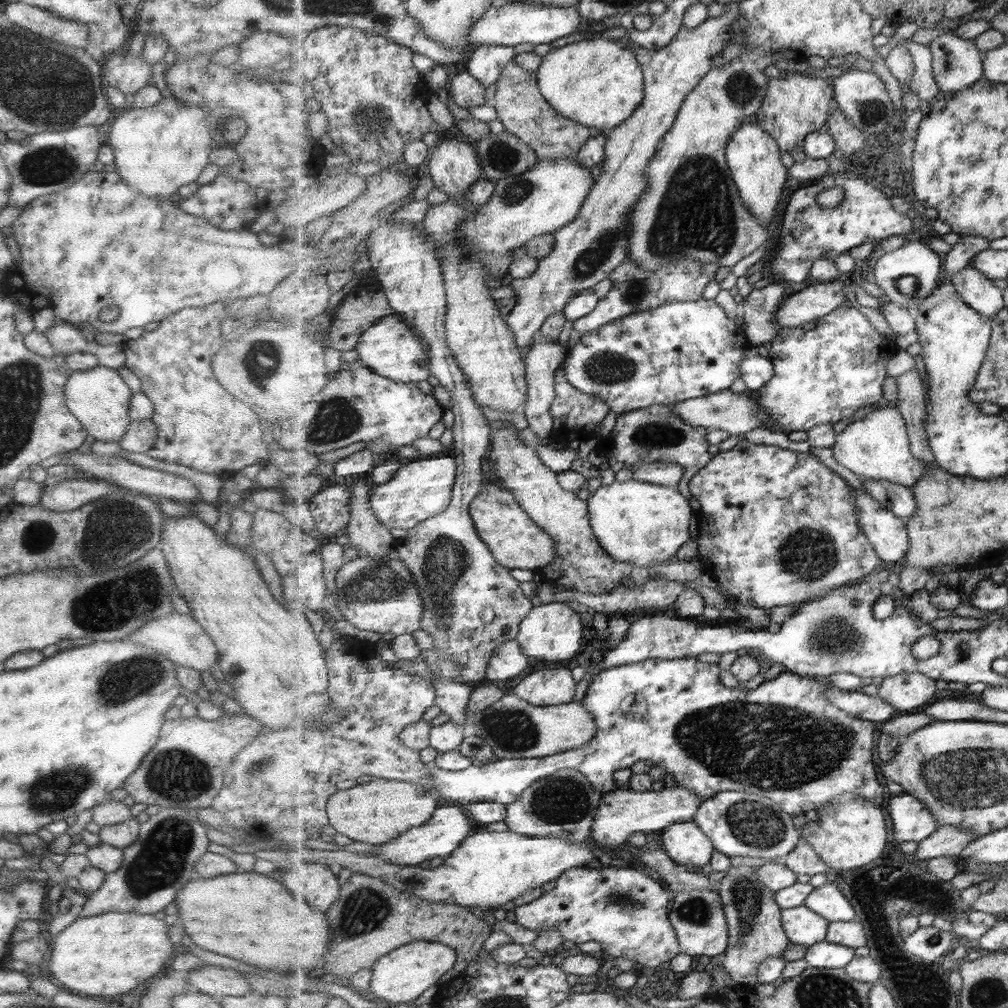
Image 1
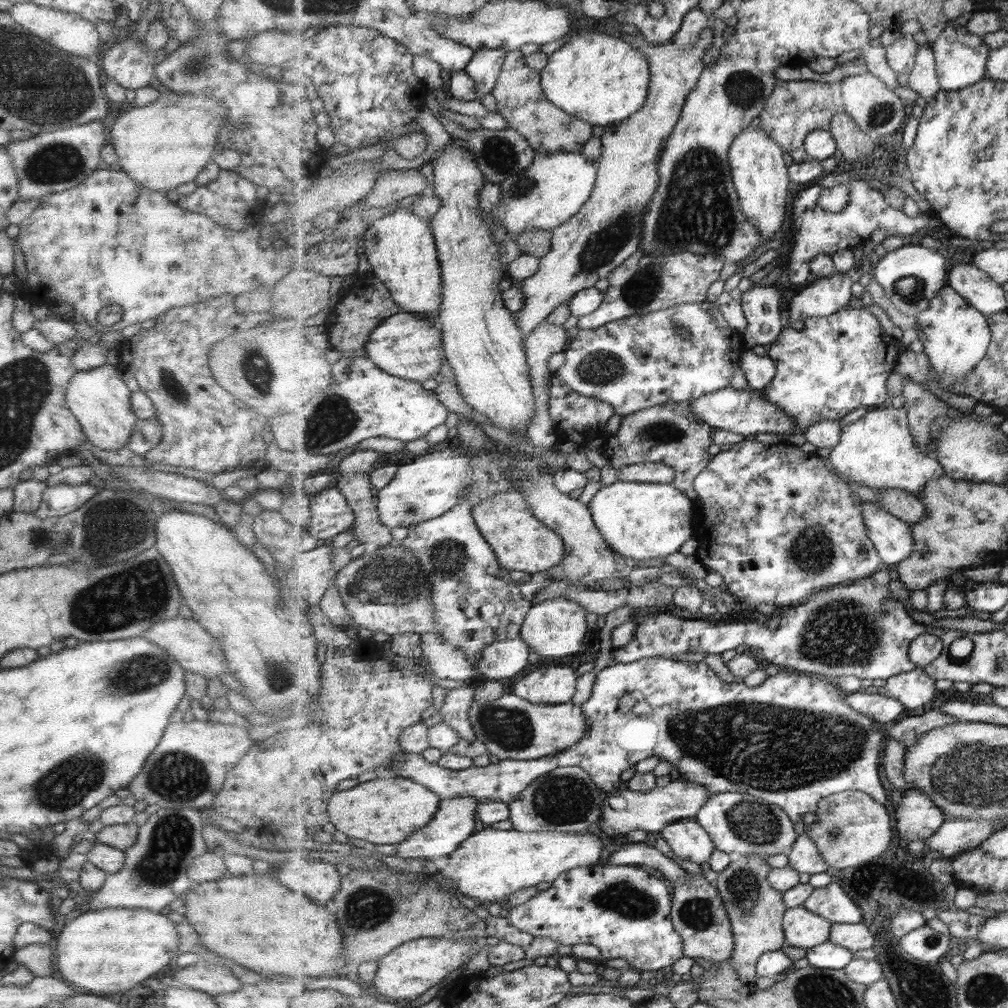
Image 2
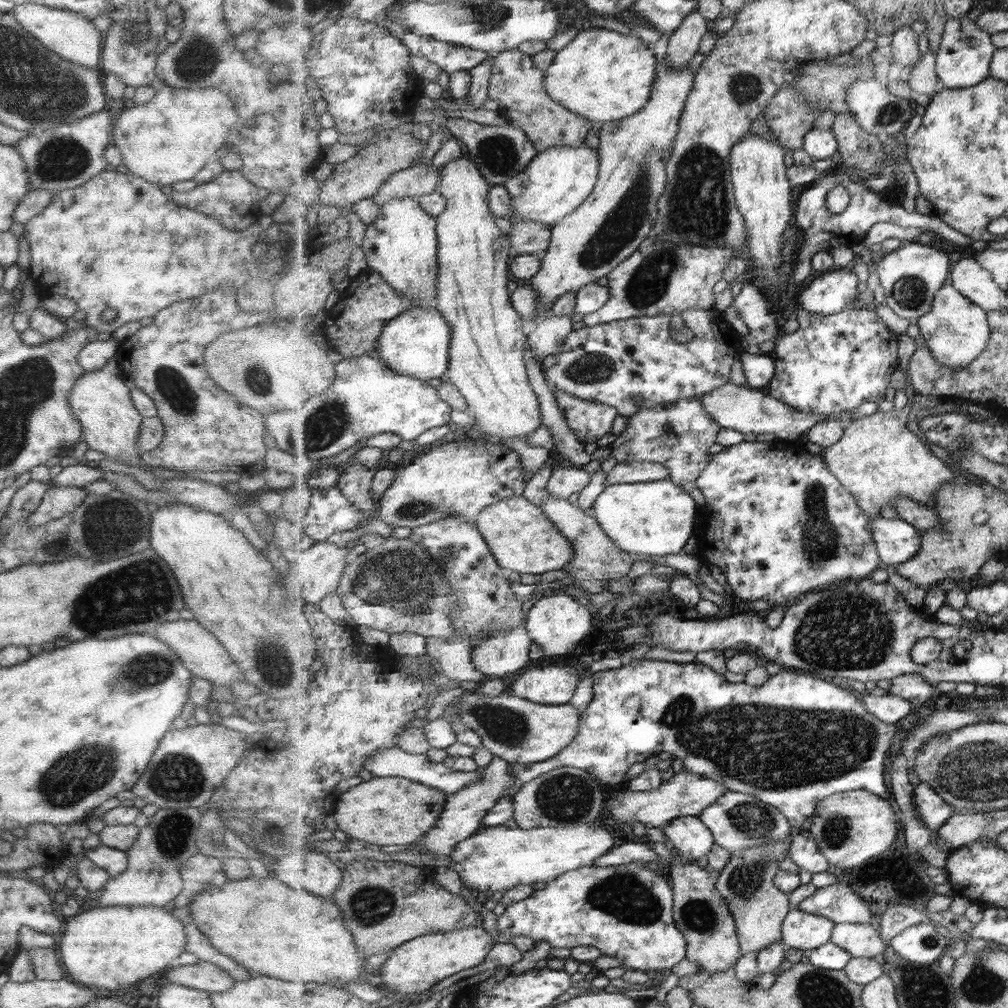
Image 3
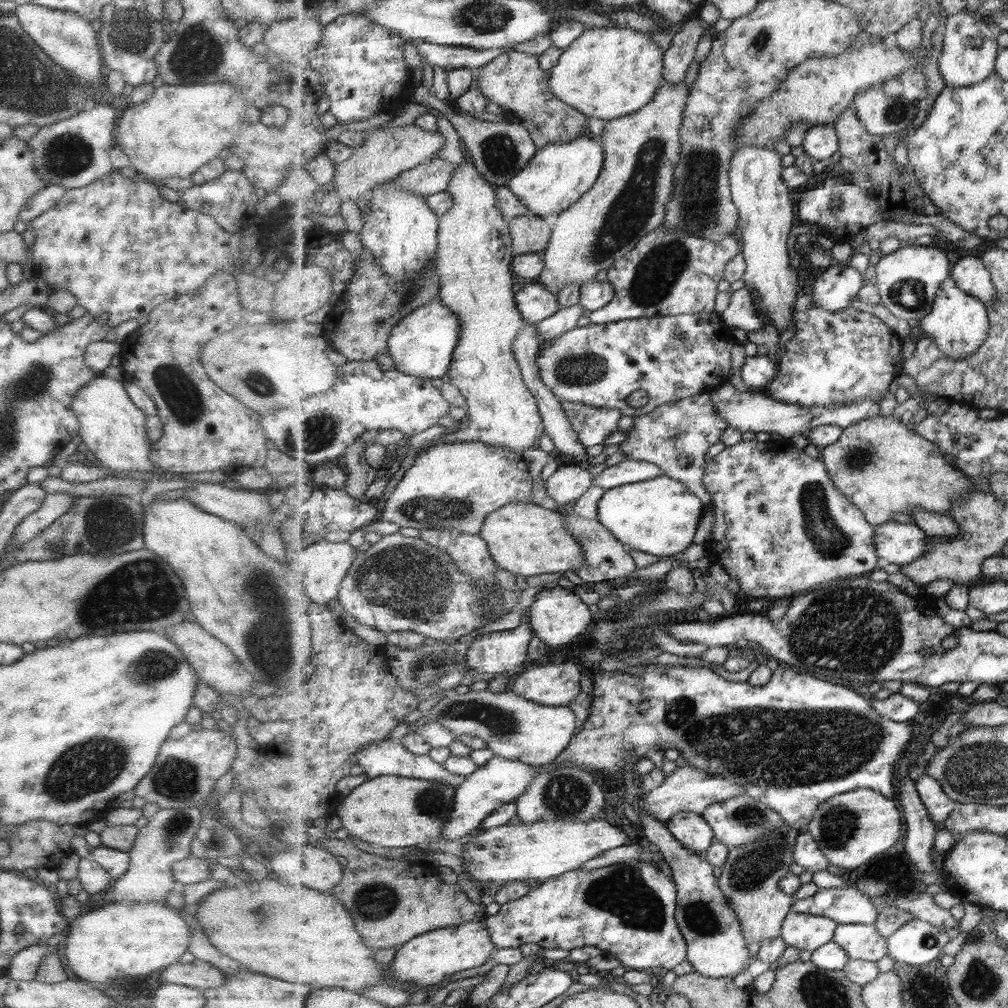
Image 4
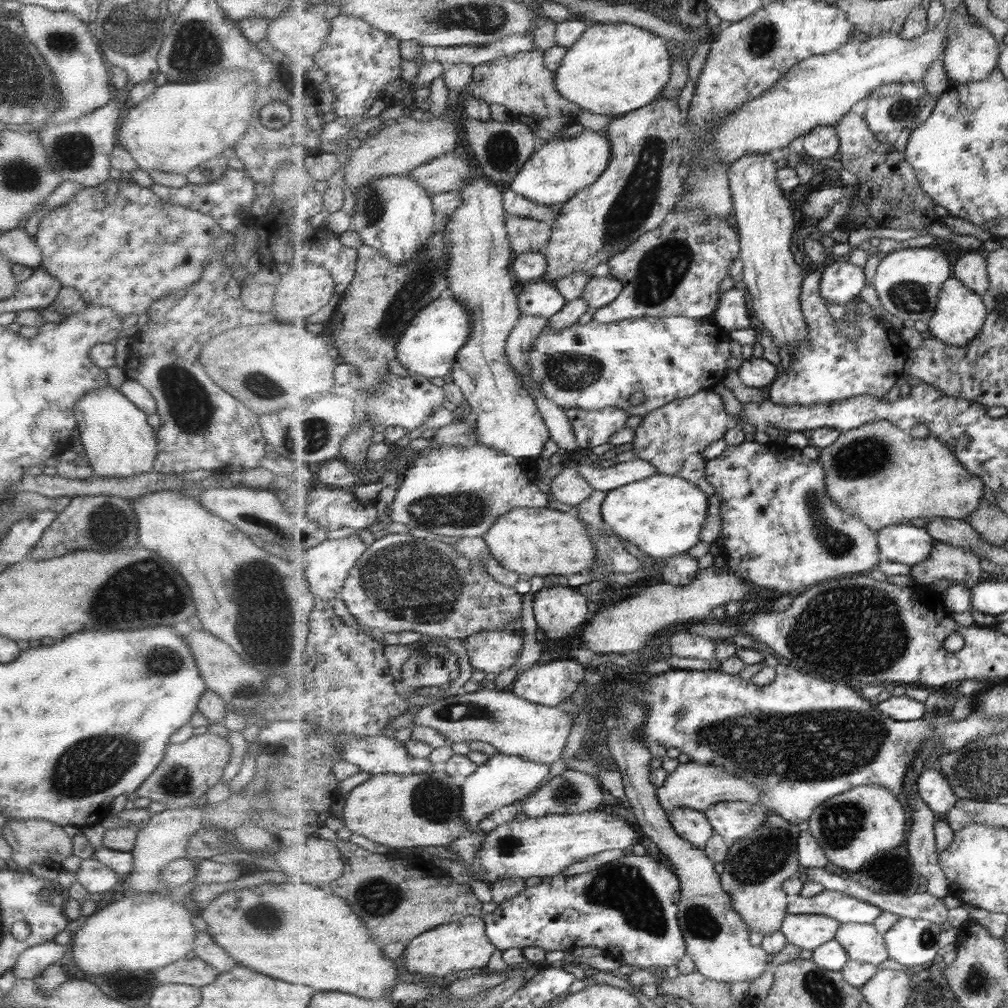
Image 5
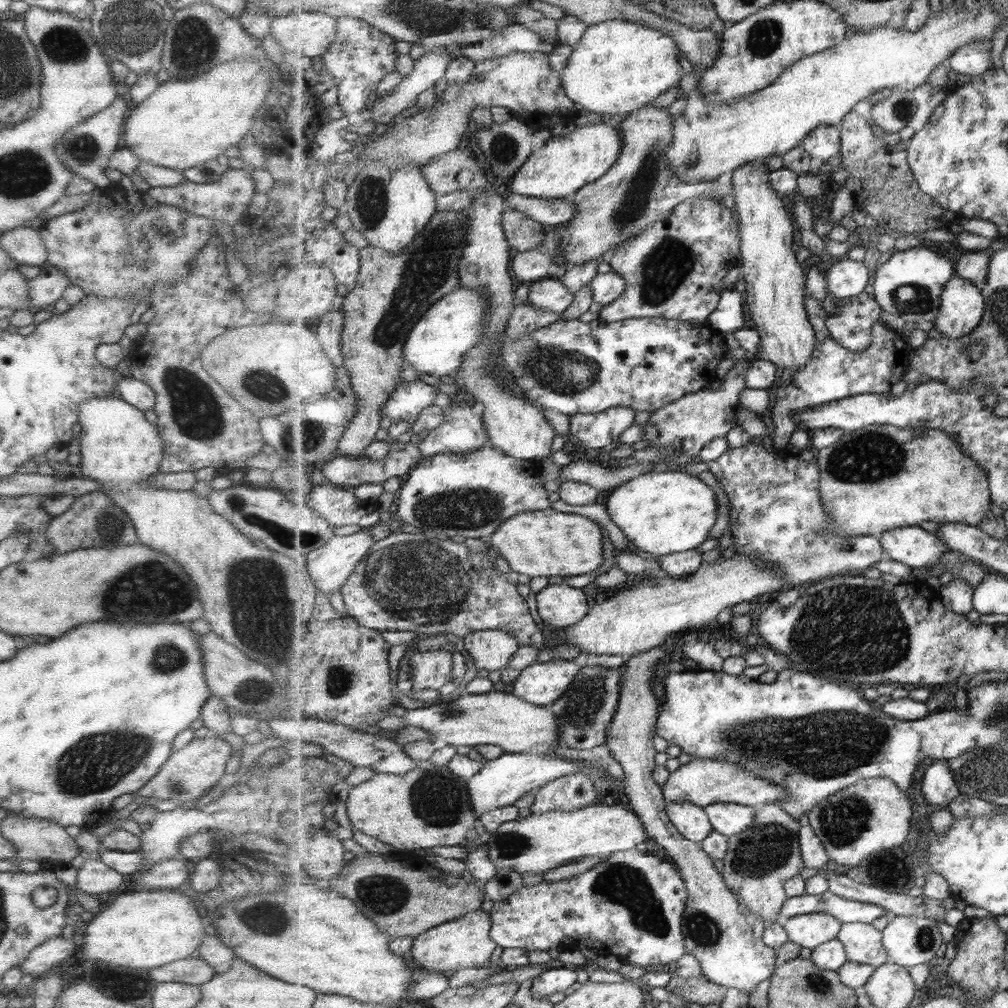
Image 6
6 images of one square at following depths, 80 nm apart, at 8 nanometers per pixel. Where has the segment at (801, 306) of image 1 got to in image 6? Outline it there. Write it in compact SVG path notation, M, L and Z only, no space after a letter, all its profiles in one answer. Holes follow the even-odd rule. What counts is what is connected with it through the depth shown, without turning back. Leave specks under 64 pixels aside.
M841 258L830 268L830 273L825 274L828 294L841 299L861 294L871 282L870 271L863 261Z

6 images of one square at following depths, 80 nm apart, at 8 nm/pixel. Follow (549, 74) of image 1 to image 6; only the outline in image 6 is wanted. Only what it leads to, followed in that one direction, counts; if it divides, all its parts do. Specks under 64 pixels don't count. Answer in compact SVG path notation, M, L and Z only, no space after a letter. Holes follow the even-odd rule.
M609 20L596 25L588 25L583 38L575 45L568 65L561 71L563 88L566 90L567 96L574 100L578 107L587 109L589 112L596 112L597 114L632 114L643 107L649 106L657 96L661 96L661 94L666 93L667 90L678 84L678 80L683 76L681 64L679 64L679 53L681 53L681 50L674 38L663 34L662 30L655 30L651 26L643 26L642 23Z

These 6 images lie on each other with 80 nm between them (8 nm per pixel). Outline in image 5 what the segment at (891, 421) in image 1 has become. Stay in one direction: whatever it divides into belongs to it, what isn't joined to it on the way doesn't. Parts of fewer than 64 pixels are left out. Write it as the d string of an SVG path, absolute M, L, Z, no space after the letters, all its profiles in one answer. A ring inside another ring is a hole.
M883 419L842 431L833 446L822 449L817 459L826 470L828 493L836 503L852 515L859 515L873 530L905 524L913 518L943 517L966 518L981 504L985 483L971 471L965 469L956 457L956 452L947 448L941 438L928 435L914 438L909 430L903 430L890 420Z

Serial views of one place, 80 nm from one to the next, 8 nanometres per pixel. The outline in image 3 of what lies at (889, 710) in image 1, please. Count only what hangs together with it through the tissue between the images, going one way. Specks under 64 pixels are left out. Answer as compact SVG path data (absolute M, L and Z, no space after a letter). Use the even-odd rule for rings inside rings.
M866 693L863 695L863 705L869 713L879 718L887 724L905 724L911 718L909 714L914 714L913 704L905 698L899 696L873 696L873 694Z

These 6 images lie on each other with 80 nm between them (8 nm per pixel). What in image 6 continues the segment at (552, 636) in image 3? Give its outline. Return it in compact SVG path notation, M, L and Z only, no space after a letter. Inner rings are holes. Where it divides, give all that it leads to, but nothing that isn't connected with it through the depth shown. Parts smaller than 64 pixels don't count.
M566 584L546 585L536 593L539 619L552 628L567 628L581 622L590 611L587 594Z

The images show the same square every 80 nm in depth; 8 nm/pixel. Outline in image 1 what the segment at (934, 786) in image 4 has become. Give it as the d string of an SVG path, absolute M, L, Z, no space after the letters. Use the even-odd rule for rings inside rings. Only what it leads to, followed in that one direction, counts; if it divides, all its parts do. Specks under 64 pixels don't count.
M912 794L892 795L888 811L894 826L894 839L899 843L921 843L939 828L935 815Z

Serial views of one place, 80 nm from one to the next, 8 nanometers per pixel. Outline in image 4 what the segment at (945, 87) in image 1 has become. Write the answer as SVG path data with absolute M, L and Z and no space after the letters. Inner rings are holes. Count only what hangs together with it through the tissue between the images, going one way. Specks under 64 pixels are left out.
M968 11L947 15L942 55L938 58L940 74L946 86L973 86L986 81L996 70L1001 49L998 35L983 18L977 18Z

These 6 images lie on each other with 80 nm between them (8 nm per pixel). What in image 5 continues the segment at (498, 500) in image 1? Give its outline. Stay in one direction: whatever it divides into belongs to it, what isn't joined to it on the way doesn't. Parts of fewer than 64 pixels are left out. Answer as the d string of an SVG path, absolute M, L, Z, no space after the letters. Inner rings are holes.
M550 507L514 508L503 514L482 536L492 556L506 569L520 577L555 574L568 577L587 573L596 559L596 548L588 533L588 524L571 512Z

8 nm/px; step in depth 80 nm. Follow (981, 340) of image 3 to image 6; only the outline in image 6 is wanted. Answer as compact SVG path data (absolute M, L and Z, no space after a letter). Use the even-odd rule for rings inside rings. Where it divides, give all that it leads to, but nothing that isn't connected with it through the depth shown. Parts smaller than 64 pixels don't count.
M956 274L942 292L942 308L934 327L951 340L969 335L983 321L987 303L984 292Z

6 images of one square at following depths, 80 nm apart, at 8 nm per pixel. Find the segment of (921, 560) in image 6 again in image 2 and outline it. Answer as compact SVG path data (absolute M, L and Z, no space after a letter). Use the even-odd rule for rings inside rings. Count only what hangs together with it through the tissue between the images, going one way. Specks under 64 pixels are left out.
M870 501L862 503L862 513L870 539L888 565L899 564L911 556L915 543L910 523Z

